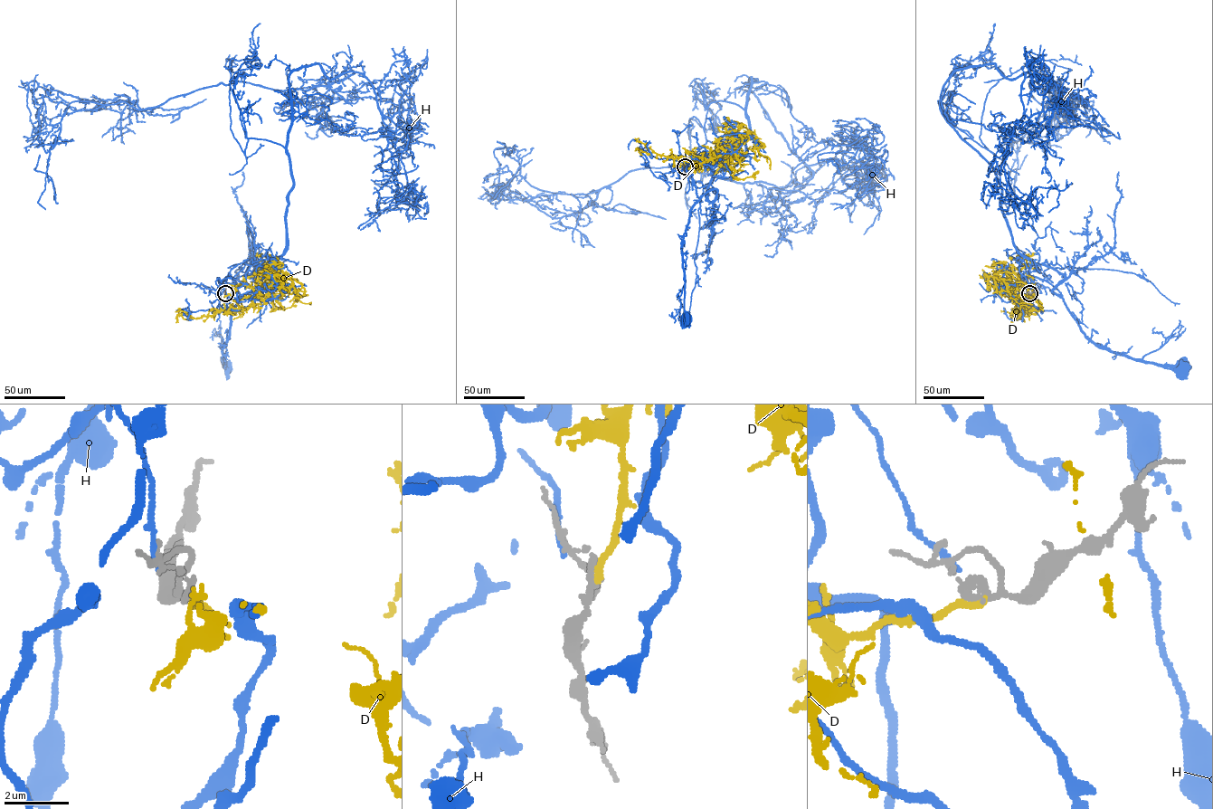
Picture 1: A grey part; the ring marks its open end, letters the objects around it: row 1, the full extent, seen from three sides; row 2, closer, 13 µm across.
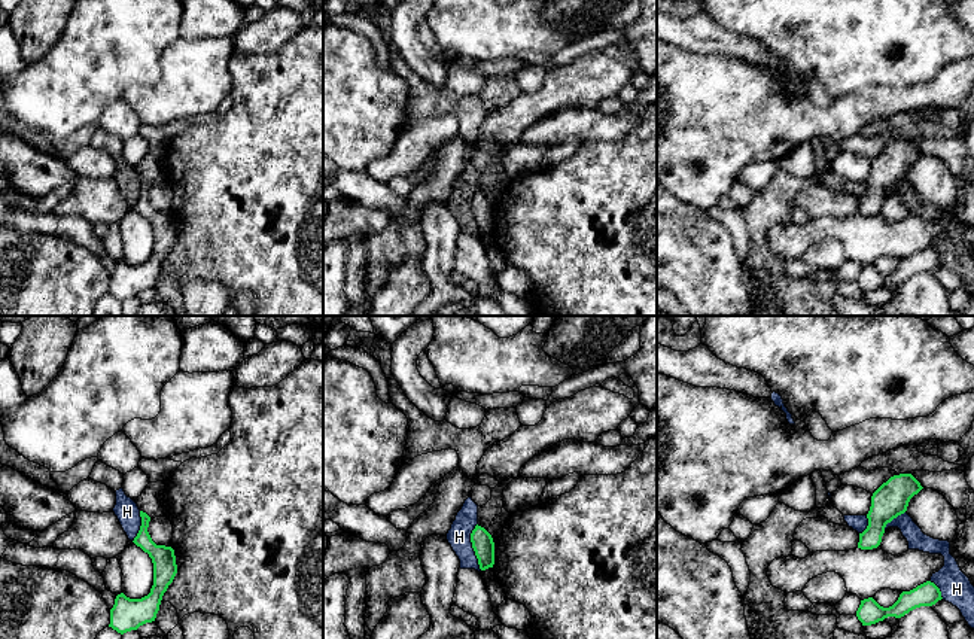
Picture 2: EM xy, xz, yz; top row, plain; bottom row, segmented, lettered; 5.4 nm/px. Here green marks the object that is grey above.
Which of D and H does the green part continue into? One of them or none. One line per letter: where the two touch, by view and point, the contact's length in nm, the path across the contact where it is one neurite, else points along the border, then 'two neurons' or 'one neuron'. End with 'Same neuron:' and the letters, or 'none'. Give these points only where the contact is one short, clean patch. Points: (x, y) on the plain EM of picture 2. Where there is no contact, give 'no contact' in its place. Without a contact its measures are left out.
D: no contact | one neuron
H: xz (472, 213) | 260 nm | two neurons
Same neuron: D

